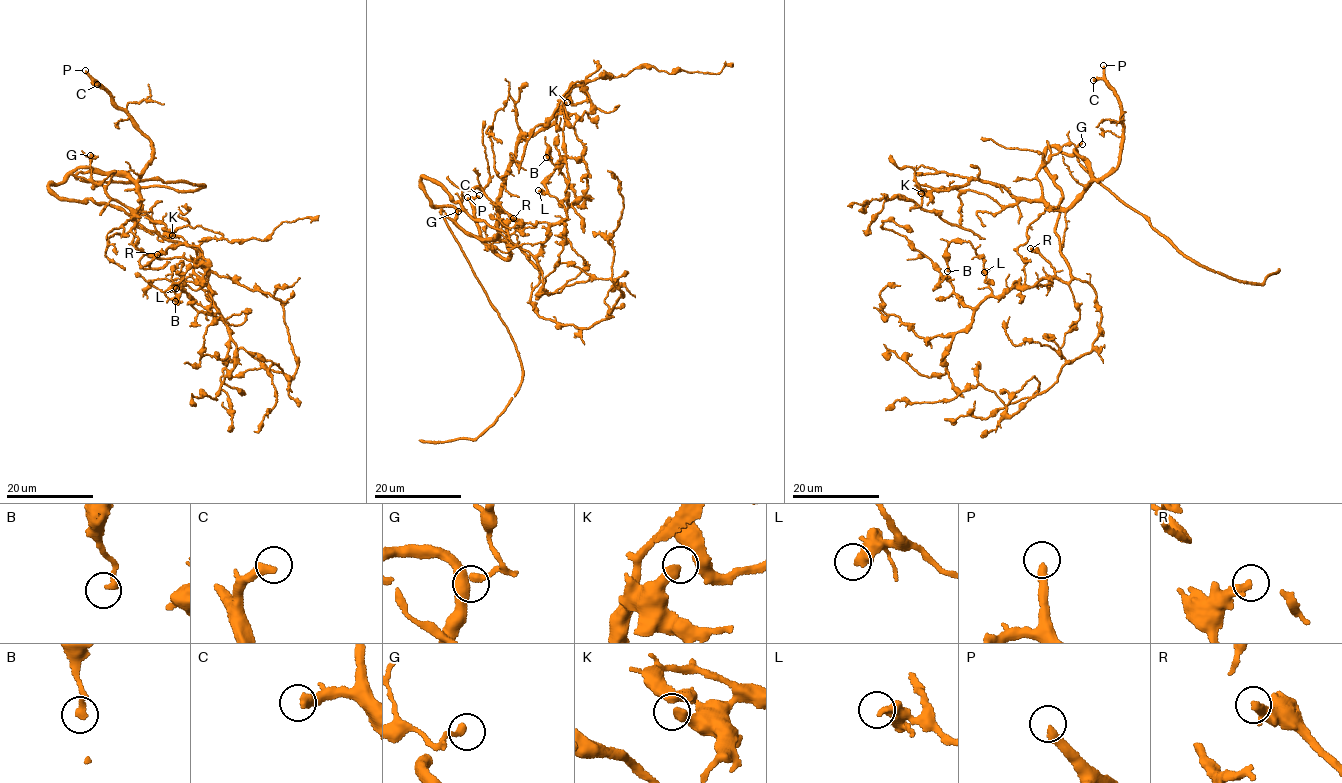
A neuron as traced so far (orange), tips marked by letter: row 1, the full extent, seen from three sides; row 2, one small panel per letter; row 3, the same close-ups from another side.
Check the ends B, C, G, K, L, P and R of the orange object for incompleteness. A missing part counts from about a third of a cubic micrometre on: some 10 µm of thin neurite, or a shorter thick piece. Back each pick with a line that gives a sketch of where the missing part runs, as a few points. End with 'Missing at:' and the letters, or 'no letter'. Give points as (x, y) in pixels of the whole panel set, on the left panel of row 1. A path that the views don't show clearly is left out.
Missing at: C, P, R

